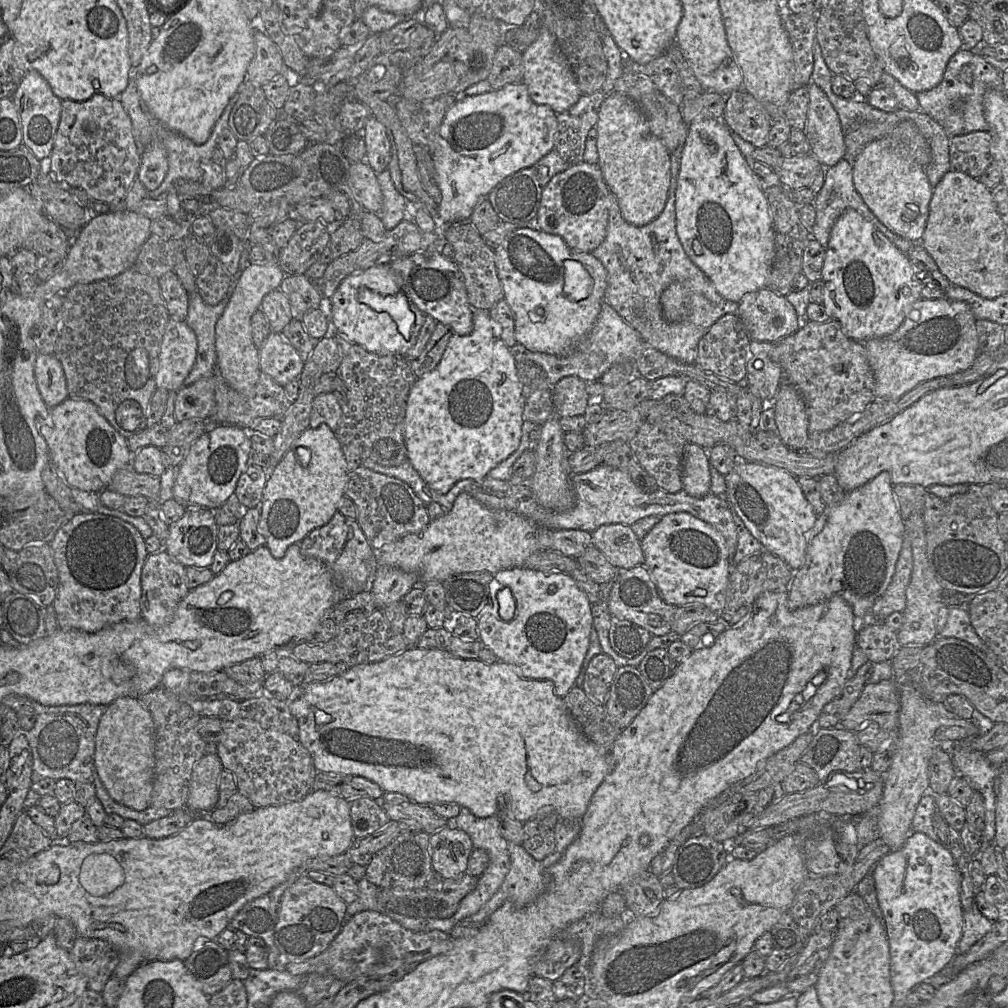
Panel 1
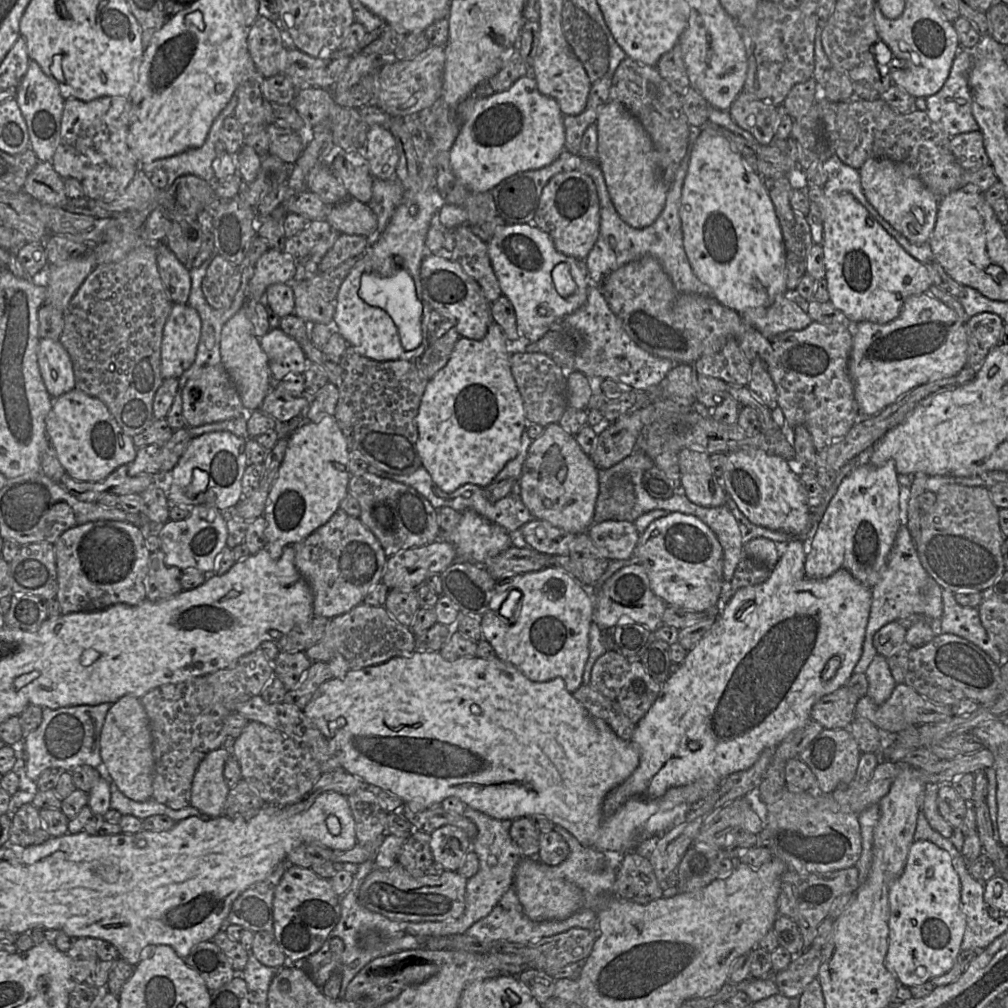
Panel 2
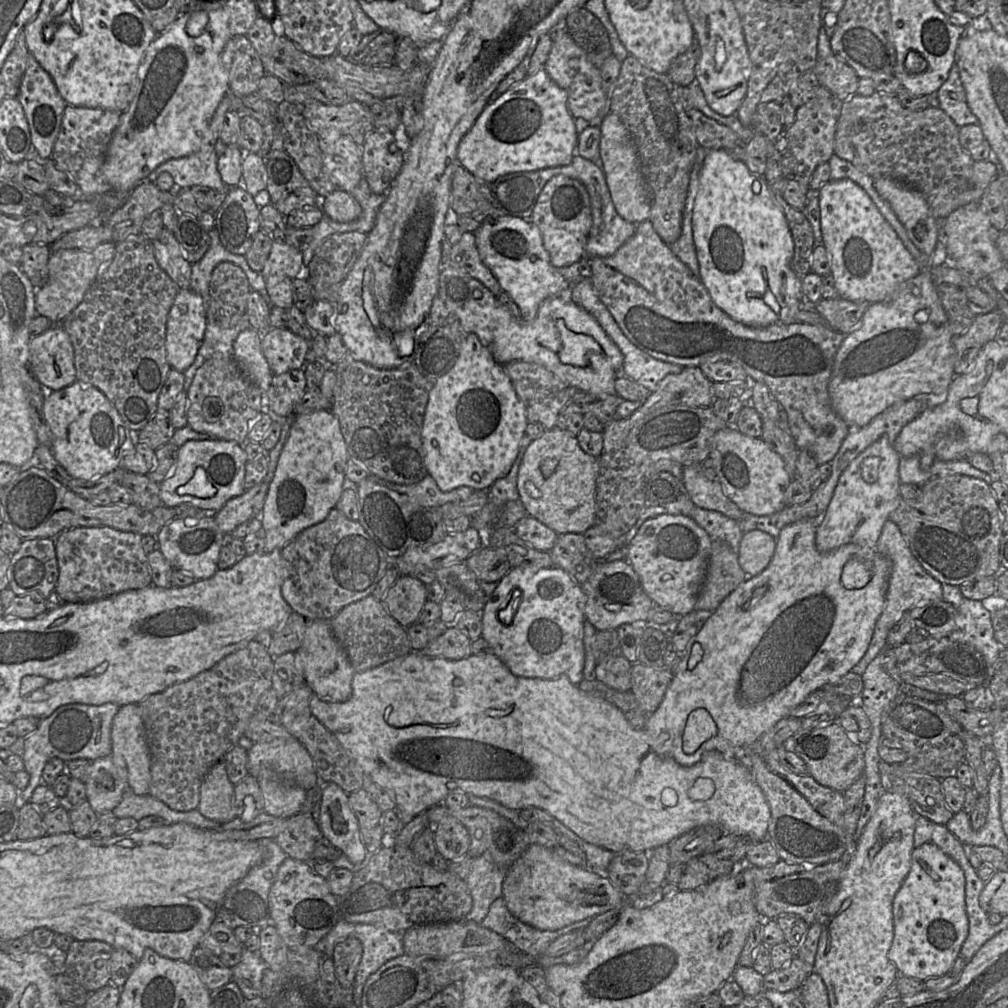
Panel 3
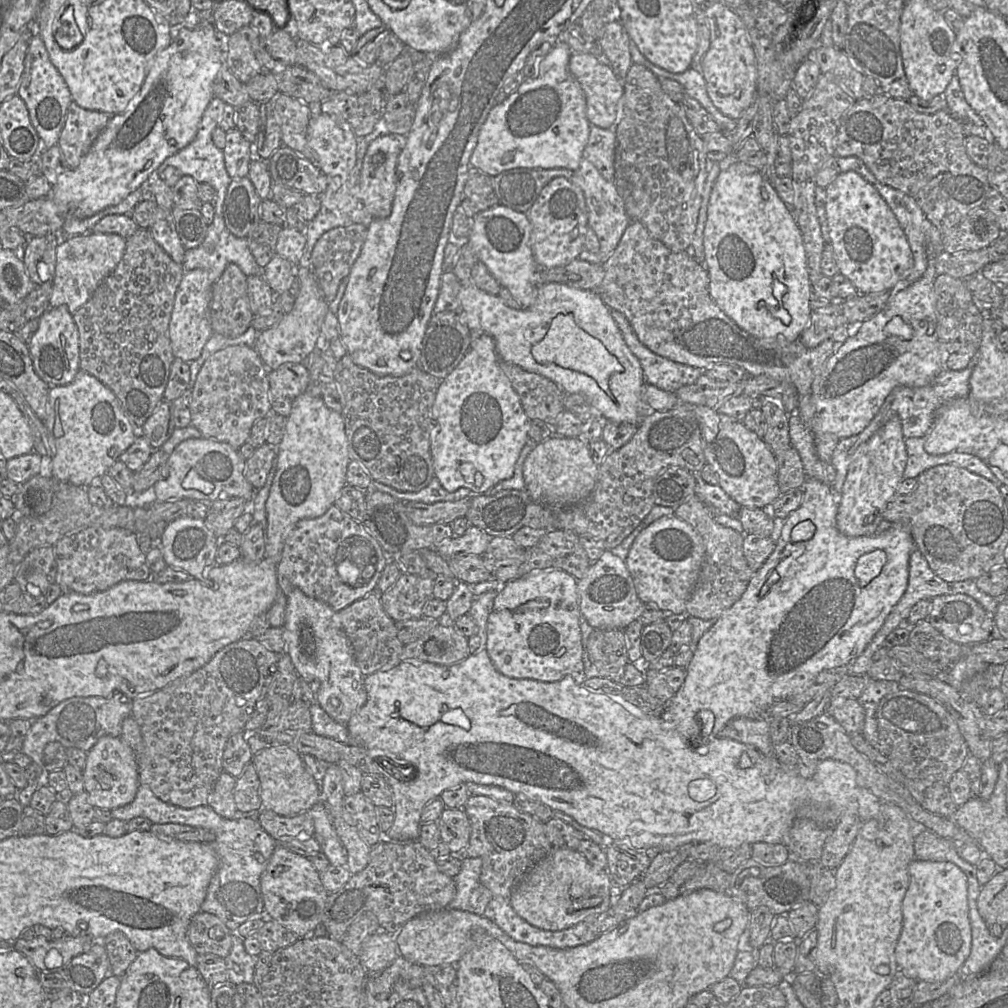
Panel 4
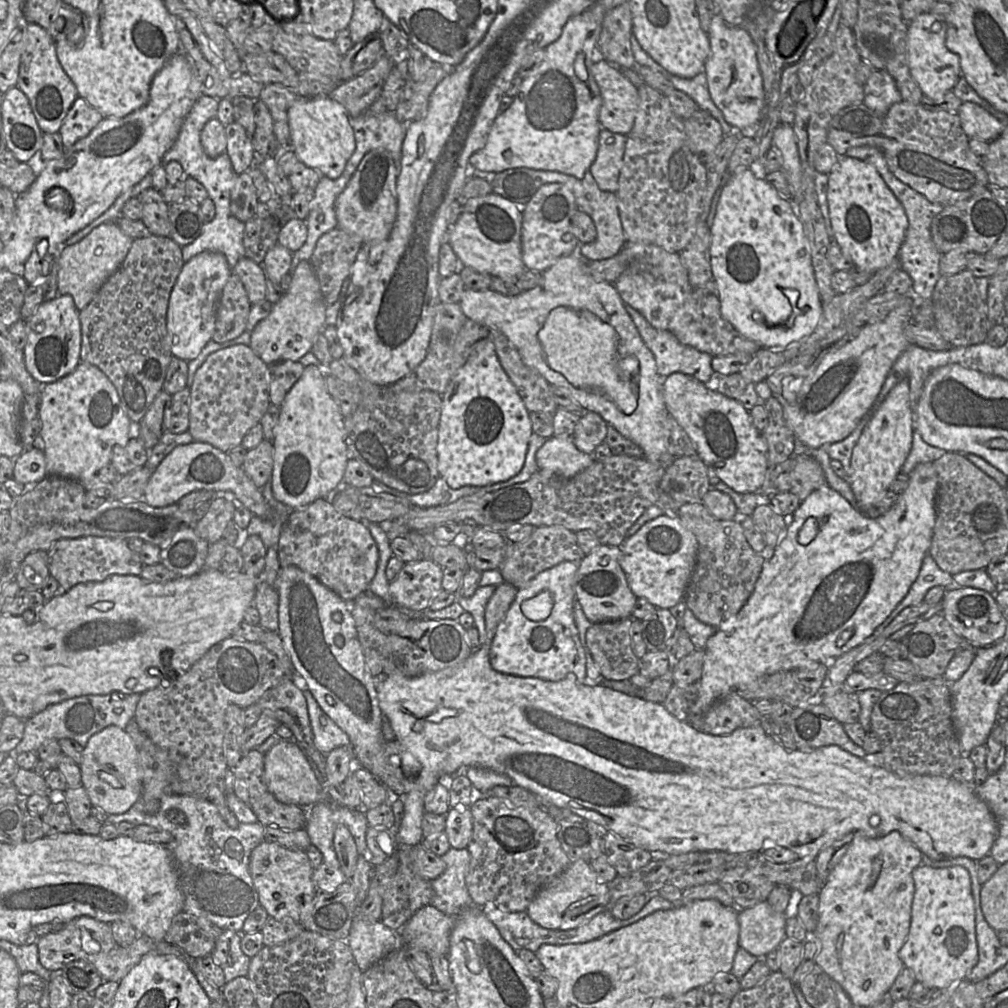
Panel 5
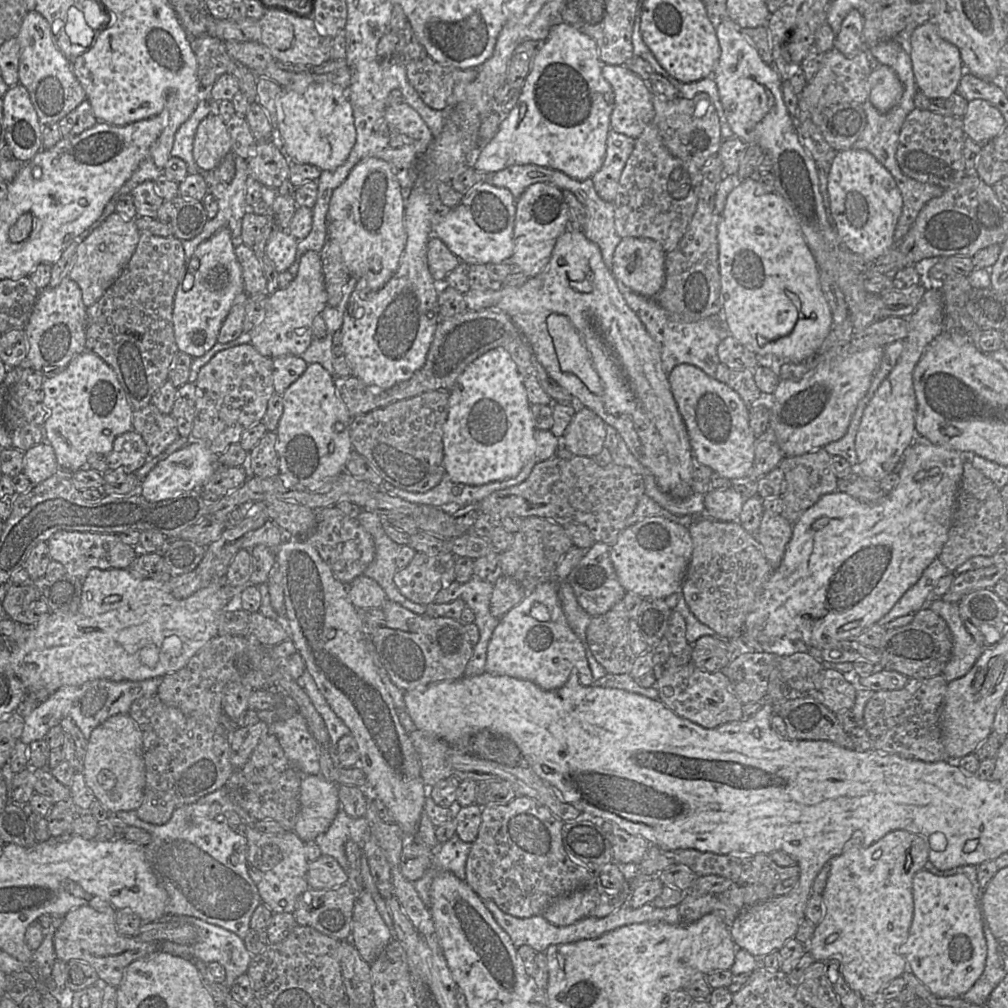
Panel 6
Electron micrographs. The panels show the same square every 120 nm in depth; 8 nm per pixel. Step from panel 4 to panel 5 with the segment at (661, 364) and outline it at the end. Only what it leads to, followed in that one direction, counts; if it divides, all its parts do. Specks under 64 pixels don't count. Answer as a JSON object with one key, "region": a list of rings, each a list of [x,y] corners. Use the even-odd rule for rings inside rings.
{"region":[[[625,305],[625,308],[645,345],[653,353],[660,376],[681,372],[703,383],[710,380],[714,372],[711,366],[713,356],[682,344],[670,331],[654,328],[631,306]]]}

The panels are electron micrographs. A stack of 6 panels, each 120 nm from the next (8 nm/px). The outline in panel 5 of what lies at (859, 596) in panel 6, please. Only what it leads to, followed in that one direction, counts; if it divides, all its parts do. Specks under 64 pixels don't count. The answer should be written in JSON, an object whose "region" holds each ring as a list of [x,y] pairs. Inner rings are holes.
{"region":[[[933,462],[917,464],[908,475],[908,486],[899,494],[896,504],[888,512],[876,519],[867,517],[828,485],[821,486],[814,490],[800,503],[792,517],[789,517],[786,532],[773,550],[772,556],[770,559],[765,560],[761,574],[747,602],[736,615],[723,622],[706,642],[704,647],[704,664],[699,678],[699,684],[700,688],[703,689],[710,698],[717,701],[729,692],[741,686],[749,685],[764,675],[800,668],[815,668],[819,663],[826,665],[827,658],[838,658],[842,656],[851,649],[861,645],[872,635],[874,630],[884,622],[894,608],[907,595],[911,585],[917,579],[923,558],[928,554],[936,521],[936,497],[938,492],[938,477],[932,463]],[[825,516],[828,517],[828,521],[820,525],[820,529],[815,538],[807,545],[800,544],[797,540],[797,536],[804,522],[810,517],[814,517],[817,521],[820,521]]]}

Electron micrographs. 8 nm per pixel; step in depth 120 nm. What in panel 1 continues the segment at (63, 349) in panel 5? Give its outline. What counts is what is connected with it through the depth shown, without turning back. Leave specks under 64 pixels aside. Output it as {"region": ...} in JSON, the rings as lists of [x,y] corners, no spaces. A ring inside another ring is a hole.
{"region":[[[37,354],[34,377],[38,391],[48,408],[60,404],[68,397],[63,368],[54,354]]]}

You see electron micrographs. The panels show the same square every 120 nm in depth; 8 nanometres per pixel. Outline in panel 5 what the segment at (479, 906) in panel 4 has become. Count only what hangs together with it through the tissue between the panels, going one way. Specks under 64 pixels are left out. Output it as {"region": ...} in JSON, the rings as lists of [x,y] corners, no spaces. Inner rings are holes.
{"region":[[[450,848],[441,858],[446,863],[446,869],[431,881],[433,897],[430,905],[445,914],[457,917],[466,909],[476,906],[465,882],[471,855],[467,848]]]}

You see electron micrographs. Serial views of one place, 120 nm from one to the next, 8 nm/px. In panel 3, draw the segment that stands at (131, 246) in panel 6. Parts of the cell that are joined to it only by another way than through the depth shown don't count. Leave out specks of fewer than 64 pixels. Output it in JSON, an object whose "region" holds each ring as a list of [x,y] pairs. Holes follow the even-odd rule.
{"region":[[[109,241],[99,244],[93,250],[62,249],[52,252],[48,261],[48,280],[41,288],[36,288],[35,307],[37,315],[47,317],[53,324],[61,323],[83,300],[86,292],[98,275],[114,258],[116,243]]]}

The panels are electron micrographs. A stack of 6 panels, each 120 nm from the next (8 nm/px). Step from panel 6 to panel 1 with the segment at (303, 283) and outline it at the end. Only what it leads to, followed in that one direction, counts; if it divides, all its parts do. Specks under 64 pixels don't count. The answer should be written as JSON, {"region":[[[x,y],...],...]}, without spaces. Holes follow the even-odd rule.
{"region":[[[272,331],[259,348],[261,372],[281,386],[299,378],[304,363],[296,349],[281,333]]]}

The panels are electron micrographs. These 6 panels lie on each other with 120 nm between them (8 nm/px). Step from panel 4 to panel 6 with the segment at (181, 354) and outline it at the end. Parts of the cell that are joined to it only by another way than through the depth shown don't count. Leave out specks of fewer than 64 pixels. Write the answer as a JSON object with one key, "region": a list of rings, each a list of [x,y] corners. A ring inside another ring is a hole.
{"region":[[[222,228],[197,246],[179,279],[173,306],[174,334],[179,351],[193,358],[207,353],[217,343],[220,328],[234,299],[243,291],[242,269],[236,258],[231,232]],[[187,273],[193,275],[194,284],[189,291],[184,291],[183,281]]]}

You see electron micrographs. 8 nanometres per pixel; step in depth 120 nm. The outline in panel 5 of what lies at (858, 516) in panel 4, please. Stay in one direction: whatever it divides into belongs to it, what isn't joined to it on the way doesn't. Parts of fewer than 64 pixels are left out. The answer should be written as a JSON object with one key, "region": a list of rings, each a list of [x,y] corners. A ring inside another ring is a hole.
{"region":[[[907,379],[899,381],[887,394],[877,411],[864,427],[852,451],[847,481],[855,496],[857,509],[865,514],[884,498],[912,446],[914,414],[911,409],[910,388]]]}

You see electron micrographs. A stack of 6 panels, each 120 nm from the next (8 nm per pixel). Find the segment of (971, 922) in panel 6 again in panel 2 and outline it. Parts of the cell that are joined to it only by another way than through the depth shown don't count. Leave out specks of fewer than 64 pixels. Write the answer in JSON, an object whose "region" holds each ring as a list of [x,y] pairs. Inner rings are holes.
{"region":[[[927,840],[914,841],[902,875],[889,887],[889,947],[886,967],[900,984],[912,987],[947,973],[961,951],[966,930],[961,909],[961,884],[950,854]]]}

